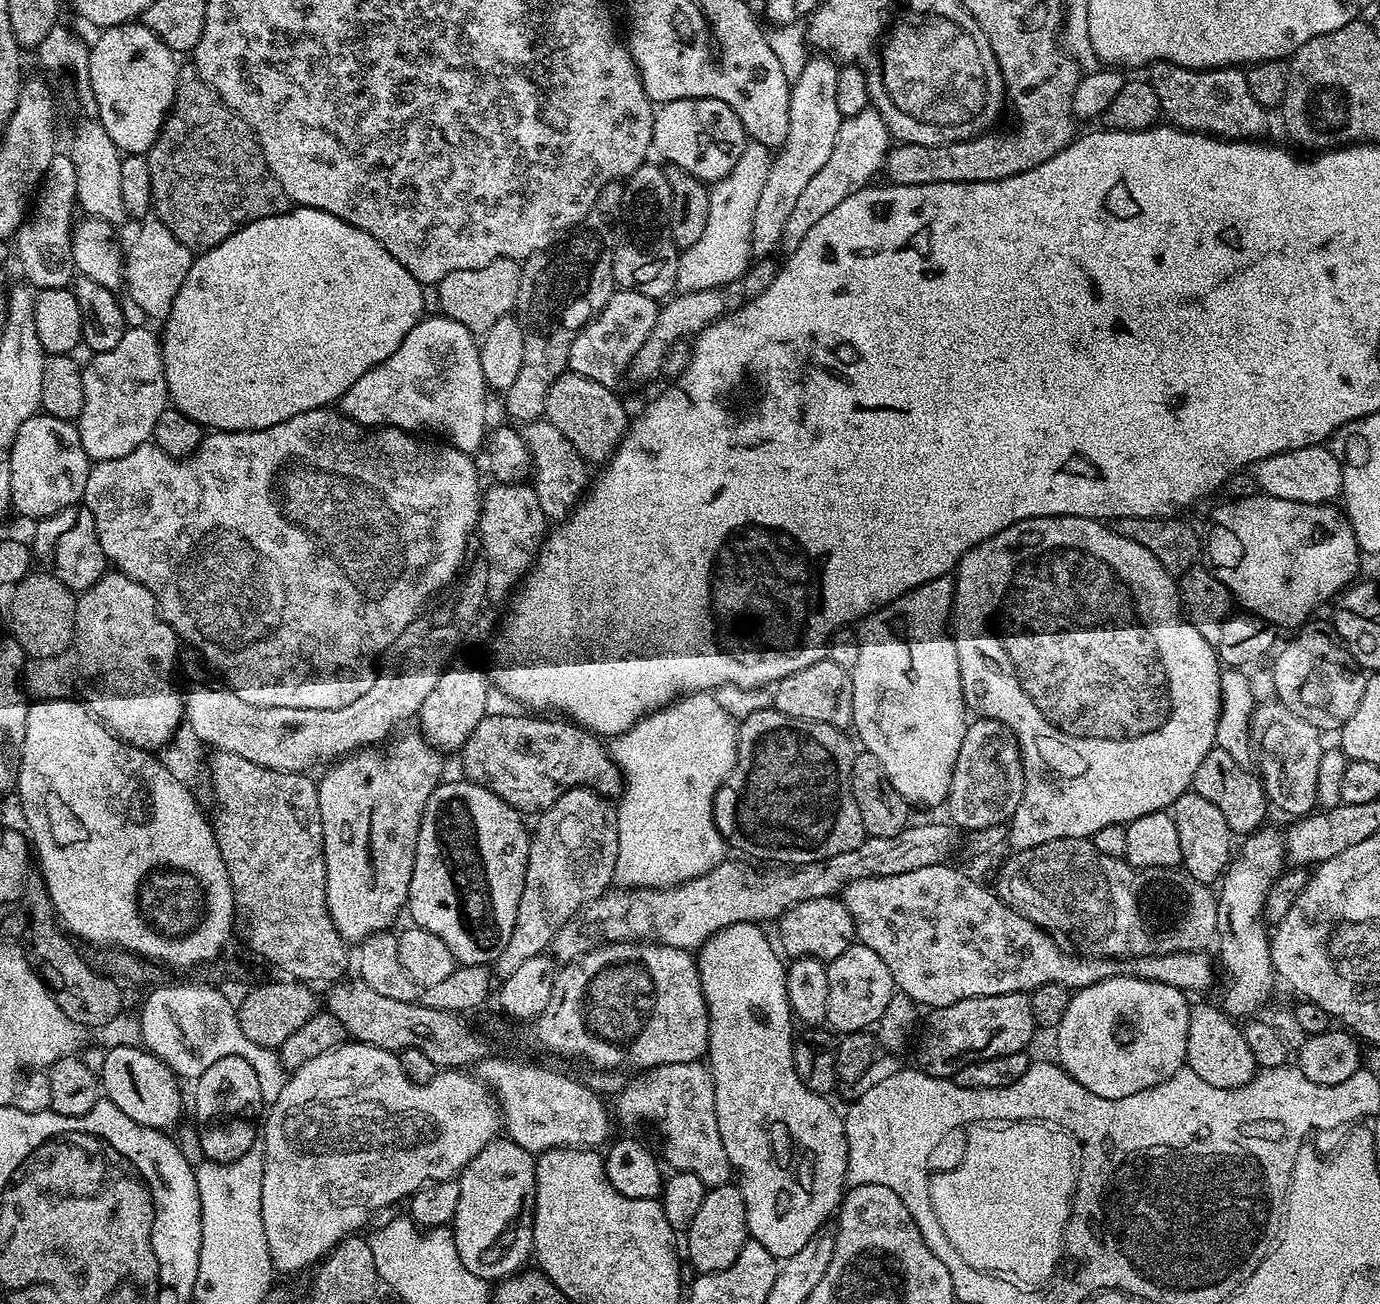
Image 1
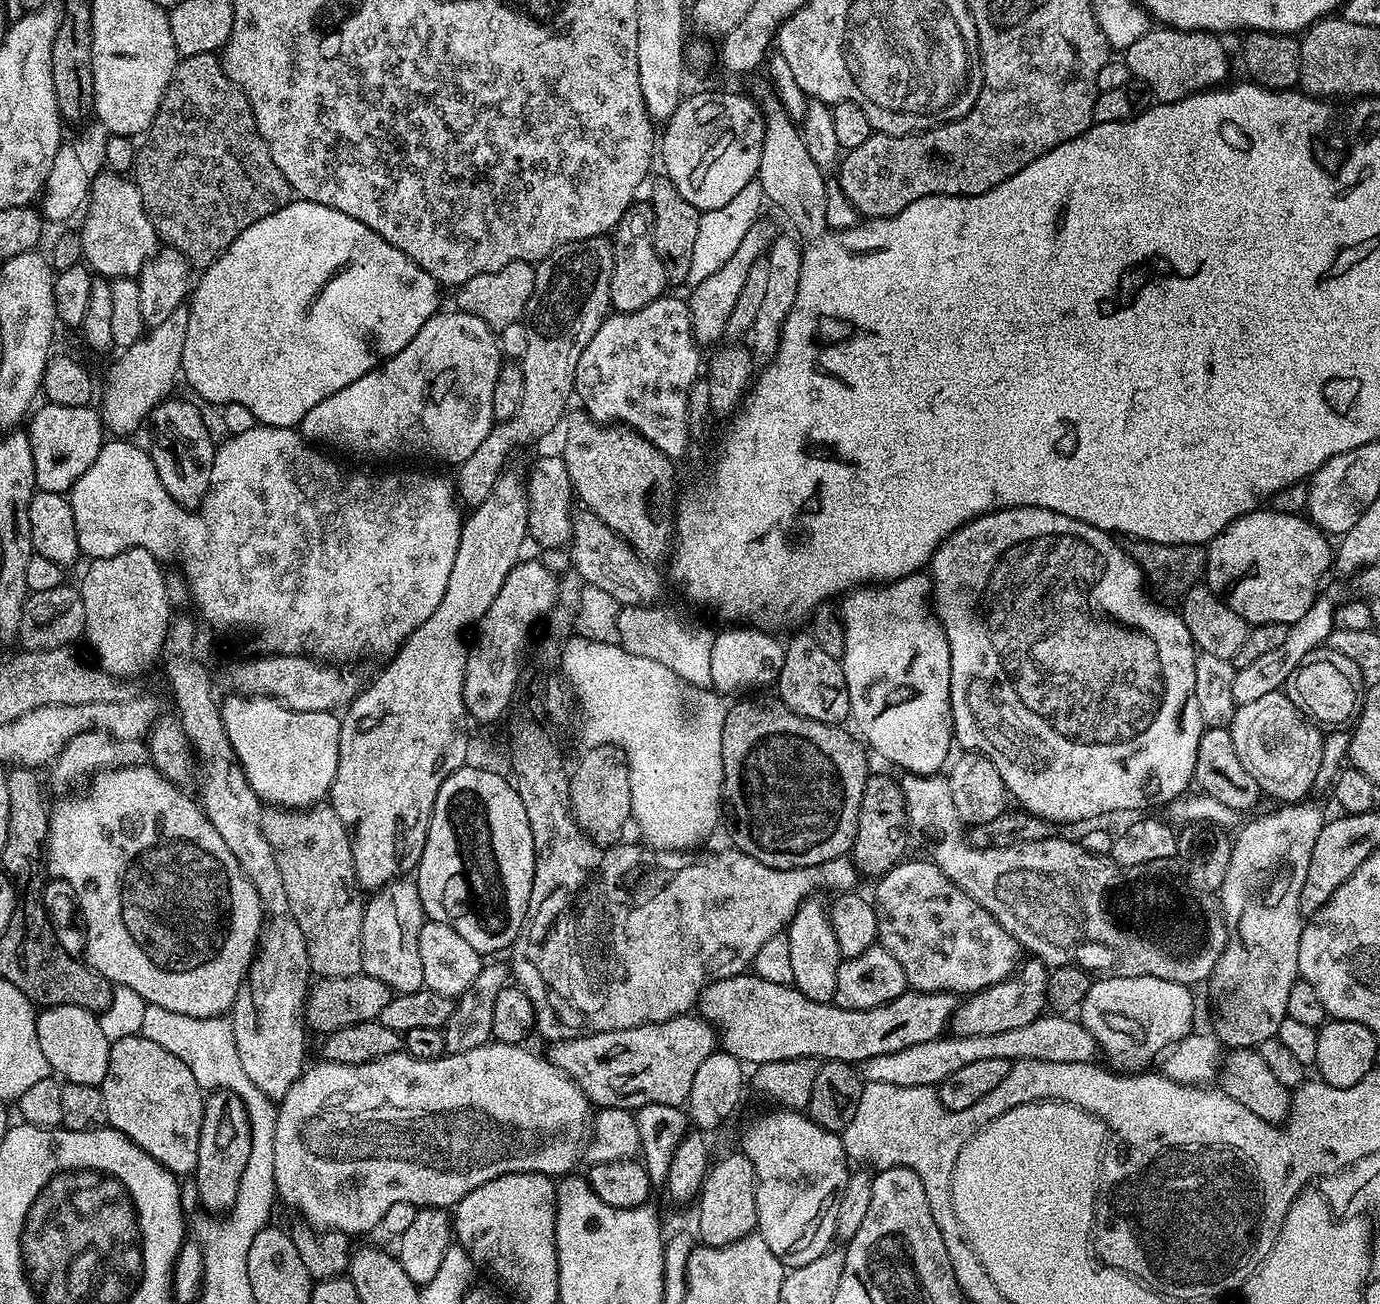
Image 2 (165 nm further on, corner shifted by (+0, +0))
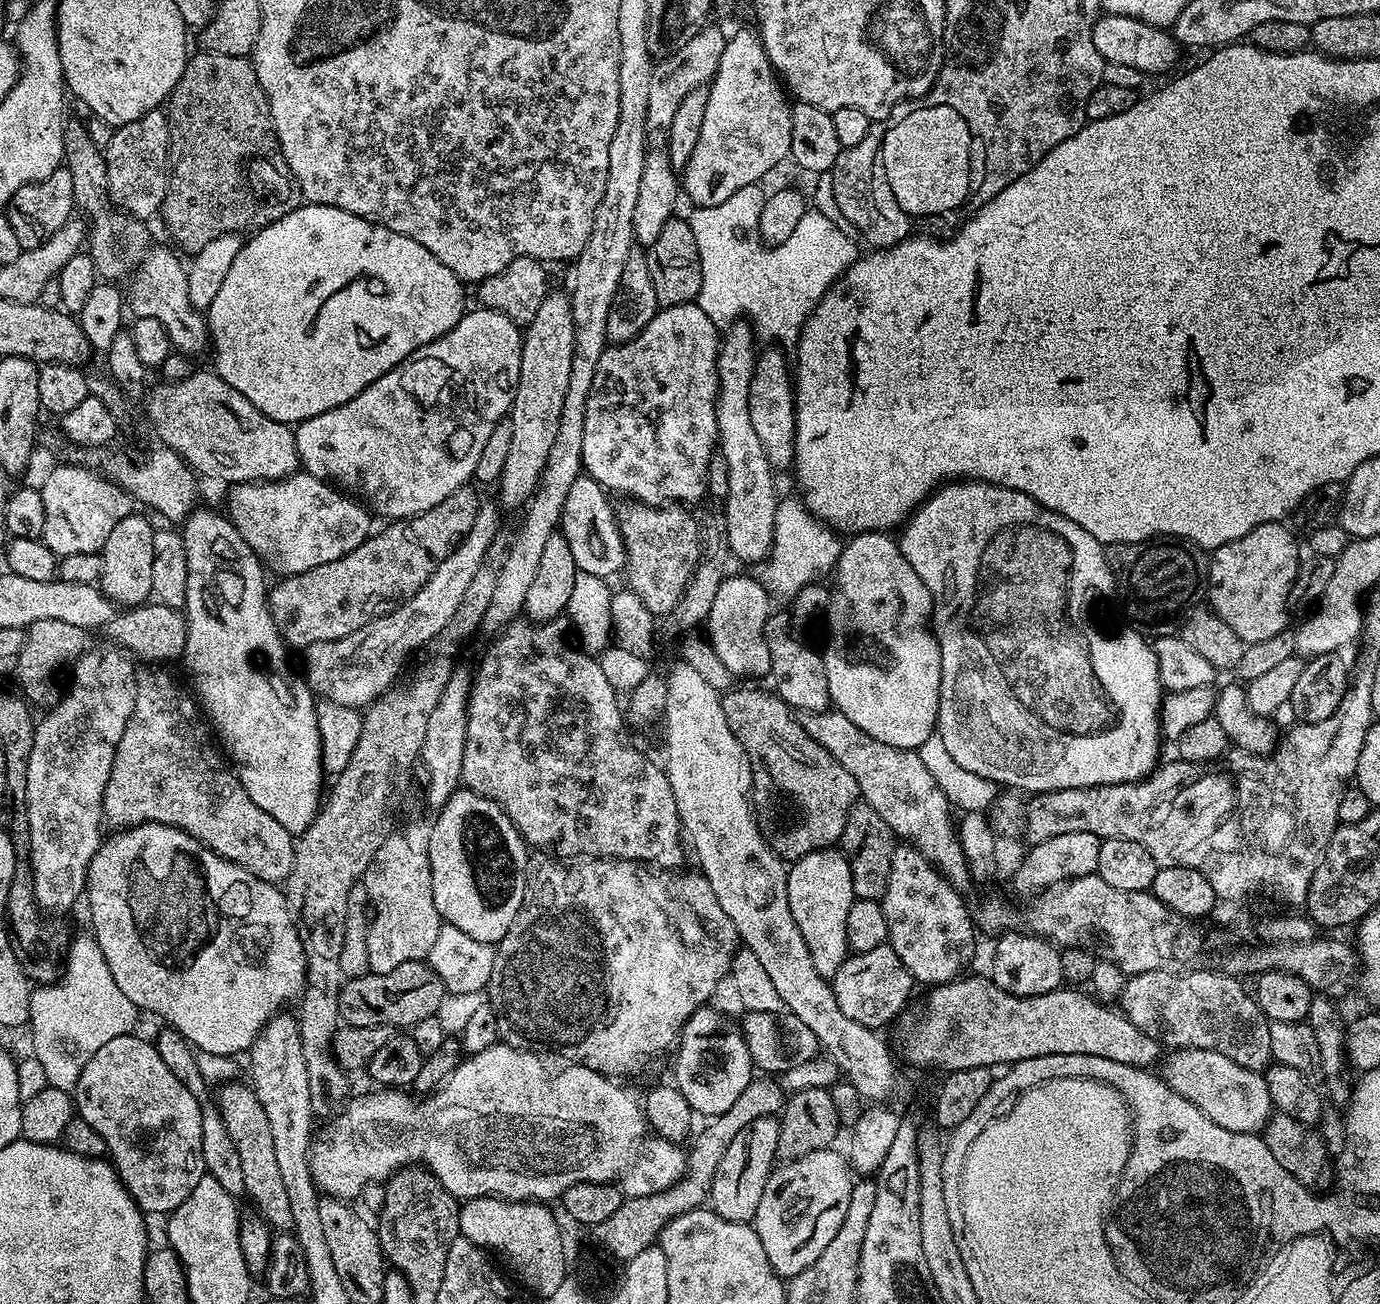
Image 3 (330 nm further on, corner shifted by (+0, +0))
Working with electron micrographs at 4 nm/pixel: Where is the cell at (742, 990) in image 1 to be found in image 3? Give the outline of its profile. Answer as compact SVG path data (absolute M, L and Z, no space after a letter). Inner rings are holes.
M835 1147L823 1148L773 1167L766 1190L762 1190L754 1227L758 1238L762 1238L762 1250L766 1250L770 1266L781 1278L791 1278L806 1270L830 1246L838 1226L842 1226L842 1218L846 1218L854 1173L847 1155L836 1151Z

